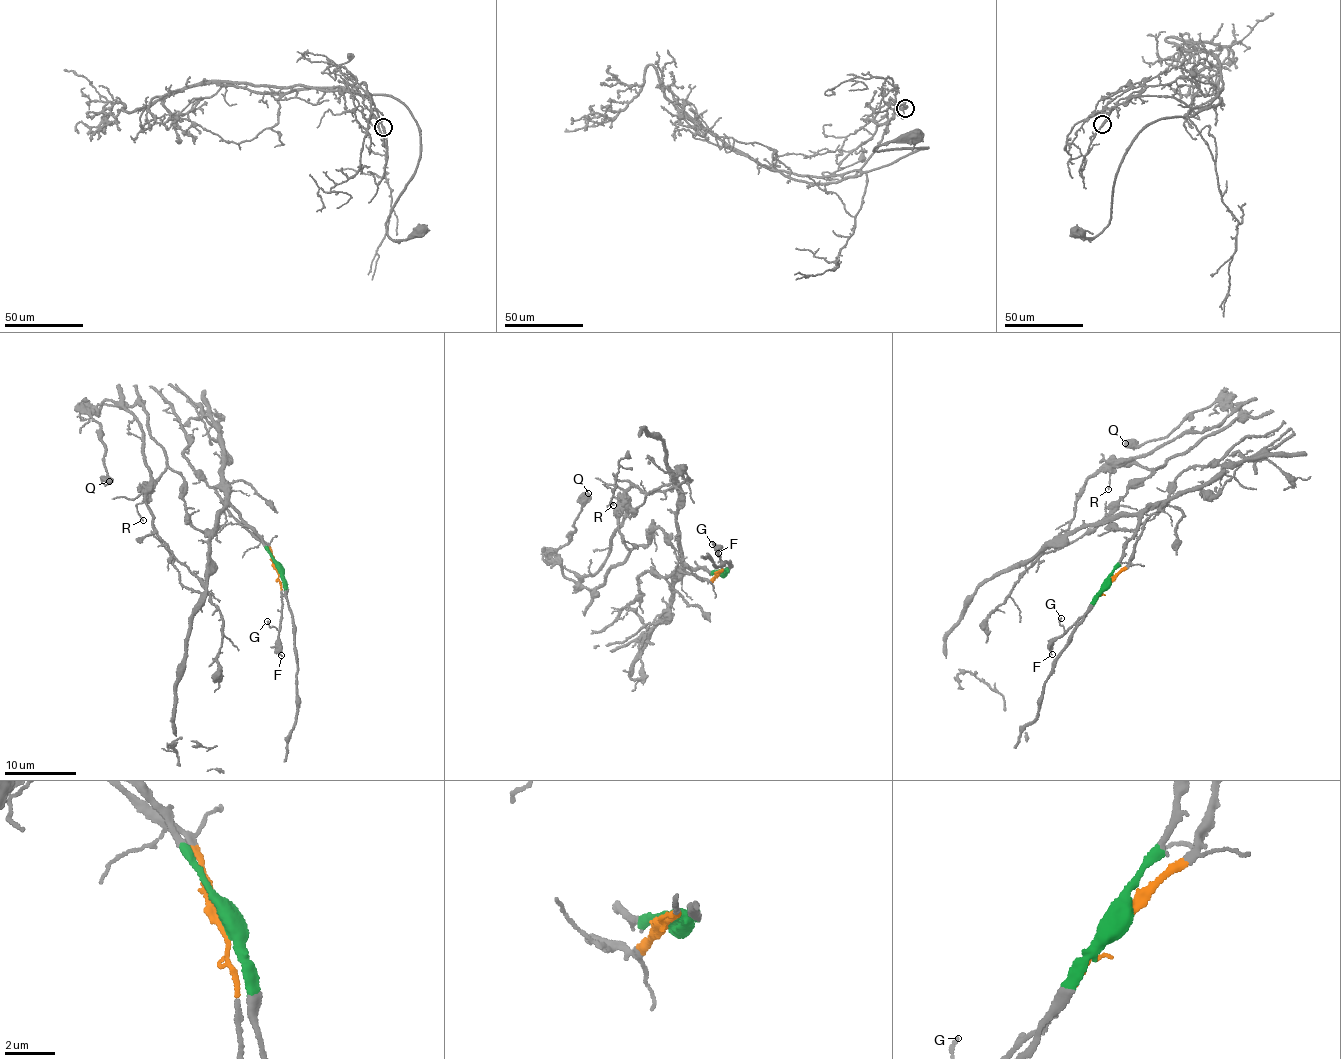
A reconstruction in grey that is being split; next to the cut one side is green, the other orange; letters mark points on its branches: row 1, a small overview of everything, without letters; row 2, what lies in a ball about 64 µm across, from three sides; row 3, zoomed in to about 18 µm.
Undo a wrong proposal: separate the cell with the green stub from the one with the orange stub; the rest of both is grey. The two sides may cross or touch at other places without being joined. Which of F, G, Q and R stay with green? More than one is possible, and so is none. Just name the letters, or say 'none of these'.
none of these

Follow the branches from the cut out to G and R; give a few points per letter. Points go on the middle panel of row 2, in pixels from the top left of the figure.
G: (720, 573), (719, 556), (712, 543)
R: (720, 573), (710, 580), (686, 572), (656, 527), (650, 541), (630, 548), (621, 500), (614, 504)

